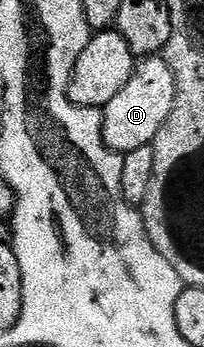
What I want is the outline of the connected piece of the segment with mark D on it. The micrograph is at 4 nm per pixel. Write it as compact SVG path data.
M143 57L135 64L133 77L125 81L125 89L101 108L103 112L103 140L111 151L125 156L133 149L152 146L161 133L161 125L173 113L175 100L175 78L173 69L169 69L166 59L162 57Z

